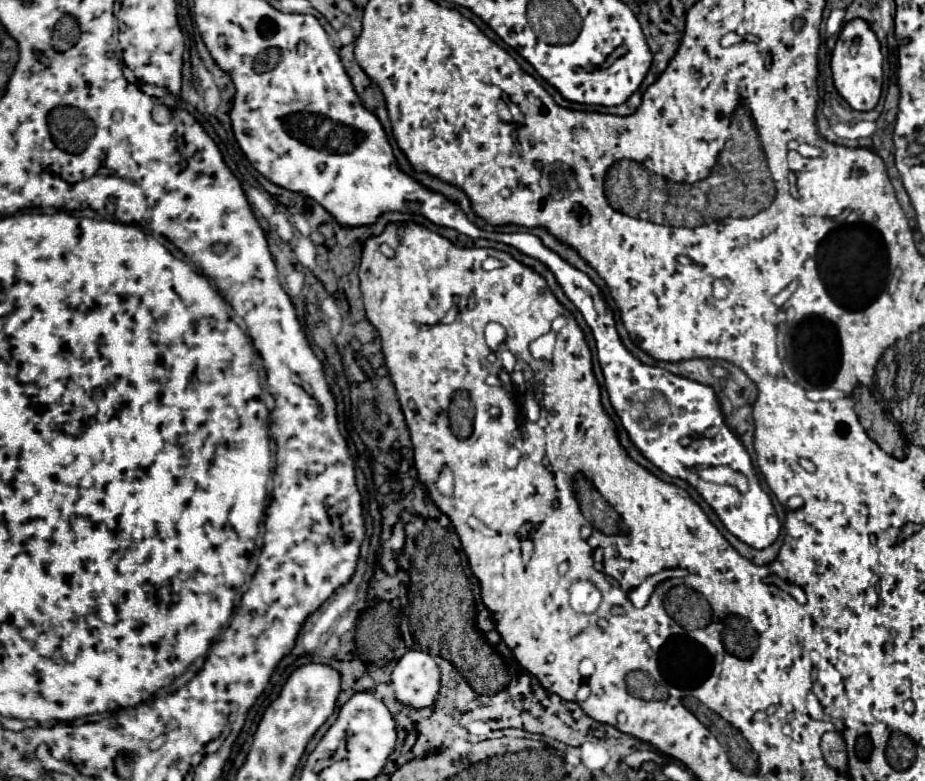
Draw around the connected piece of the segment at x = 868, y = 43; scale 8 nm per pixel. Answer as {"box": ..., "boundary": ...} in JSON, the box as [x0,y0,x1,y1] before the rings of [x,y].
{"box":[830,19,882,111],"boundary":[[[852,19],[842,27],[832,49],[830,67],[838,93],[848,101],[852,109],[870,111],[876,107],[882,93],[882,53],[874,31],[864,19]]]}

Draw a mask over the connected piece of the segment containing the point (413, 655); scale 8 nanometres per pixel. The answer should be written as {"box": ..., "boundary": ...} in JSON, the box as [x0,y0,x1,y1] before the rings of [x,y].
{"box":[391,650,440,709],"boundary":[[[409,650],[398,660],[391,674],[391,685],[398,703],[410,709],[426,709],[436,703],[440,669],[428,653]]]}

